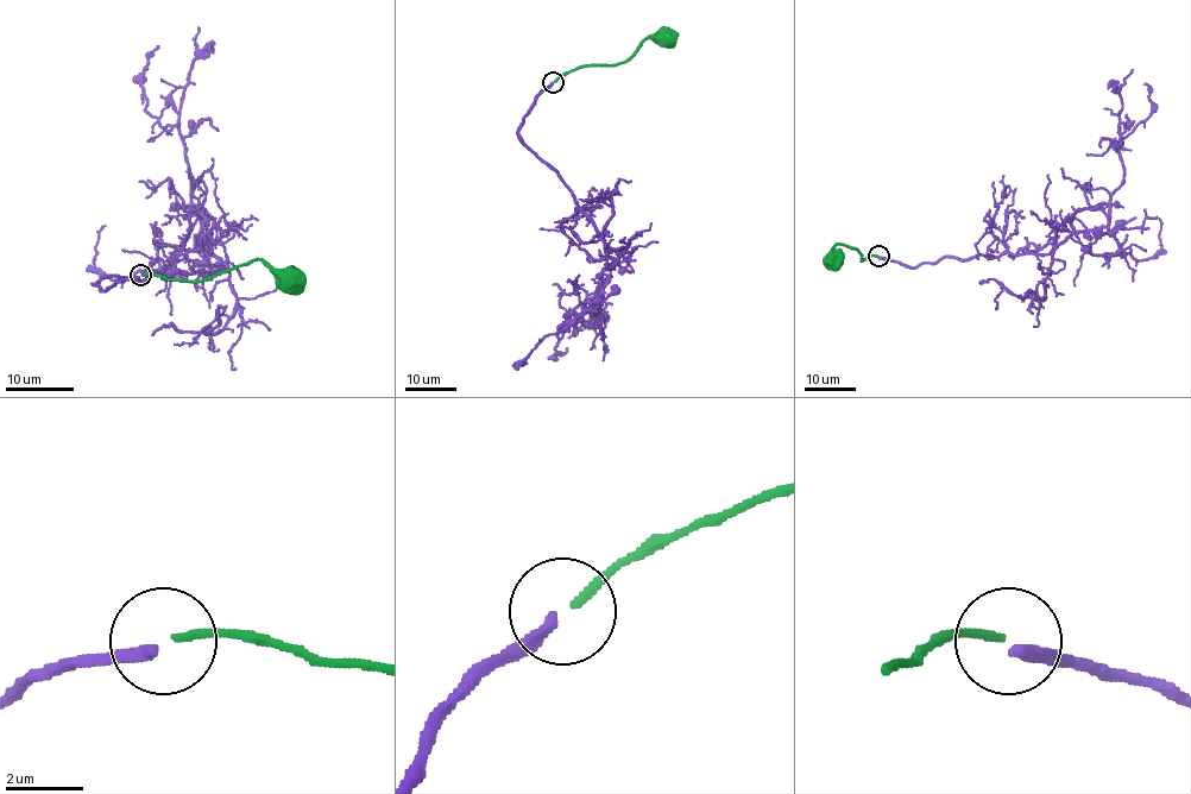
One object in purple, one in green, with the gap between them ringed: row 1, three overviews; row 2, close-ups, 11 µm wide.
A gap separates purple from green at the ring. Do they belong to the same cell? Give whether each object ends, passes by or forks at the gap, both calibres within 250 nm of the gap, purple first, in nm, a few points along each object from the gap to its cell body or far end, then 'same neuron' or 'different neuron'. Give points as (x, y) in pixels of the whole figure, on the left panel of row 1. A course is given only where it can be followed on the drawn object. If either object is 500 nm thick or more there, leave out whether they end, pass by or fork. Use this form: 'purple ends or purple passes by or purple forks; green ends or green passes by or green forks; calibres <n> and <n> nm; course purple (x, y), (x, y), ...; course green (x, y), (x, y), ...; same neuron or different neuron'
purple ends; green ends; calibres 320 and 200 nm; course purple (138, 277), (94, 285), (208, 271), (219, 259), (191, 201), (177, 125), (145, 109), (142, 74), (157, 46); course green (142, 275), (210, 279), (262, 259), (302, 292); different neuron

